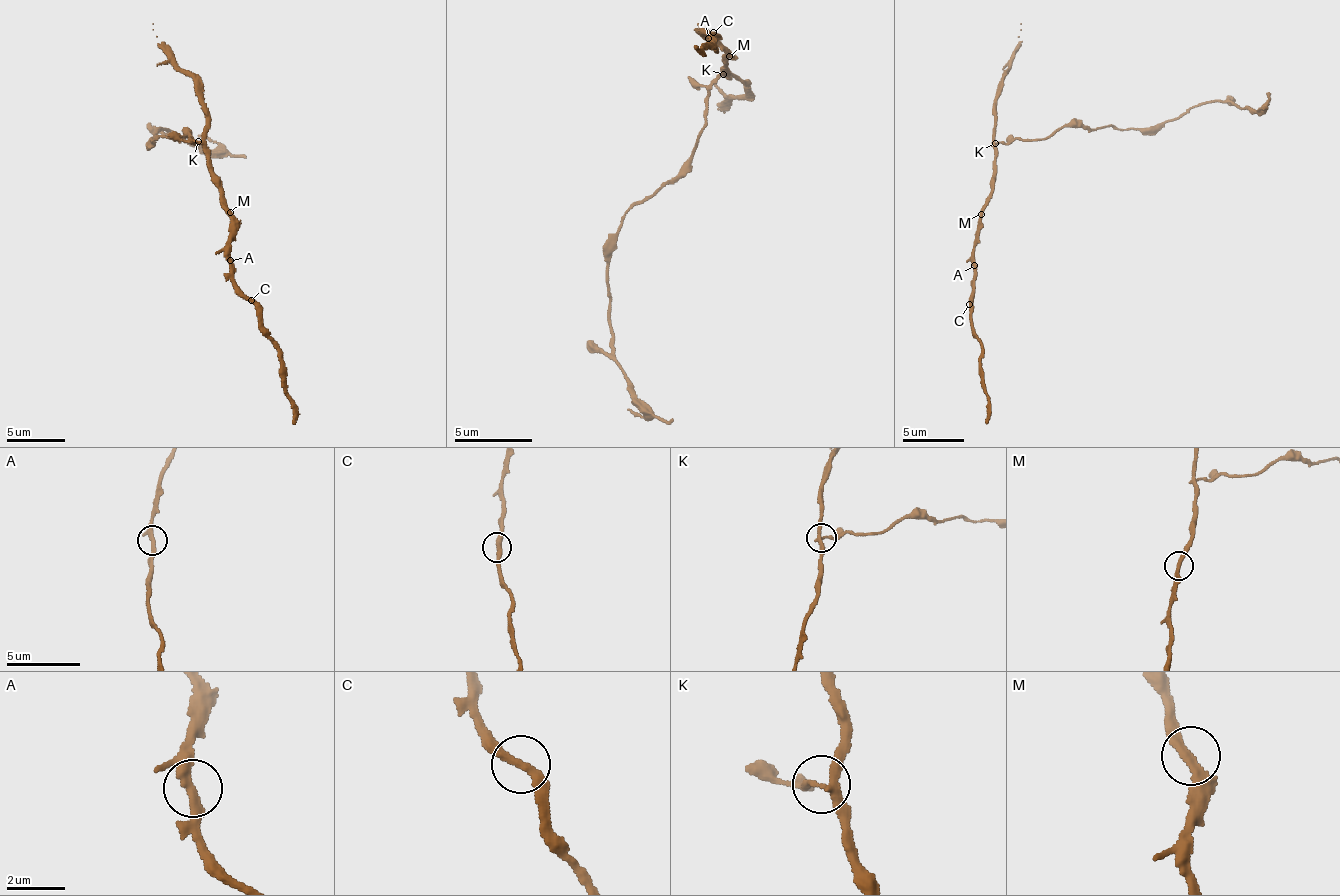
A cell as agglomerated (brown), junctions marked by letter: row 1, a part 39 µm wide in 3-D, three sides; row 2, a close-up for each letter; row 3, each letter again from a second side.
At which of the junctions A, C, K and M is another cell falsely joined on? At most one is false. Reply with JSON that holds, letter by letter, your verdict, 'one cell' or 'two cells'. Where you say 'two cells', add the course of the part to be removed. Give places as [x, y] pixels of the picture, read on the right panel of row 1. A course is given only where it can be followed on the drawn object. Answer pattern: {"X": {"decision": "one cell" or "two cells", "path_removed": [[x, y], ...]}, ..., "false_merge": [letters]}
{"A": {"decision": "one cell"}, "C": {"decision": "one cell"}, "K": {"decision": "two cells", "path_removed": [[995, 144], [1044, 138], [1064, 127], [1150, 130], [1207, 101], [1233, 100], [1241, 109], [1261, 112], [1268, 92]]}, "M": {"decision": "one cell"}, "false_merge": ["K"]}

